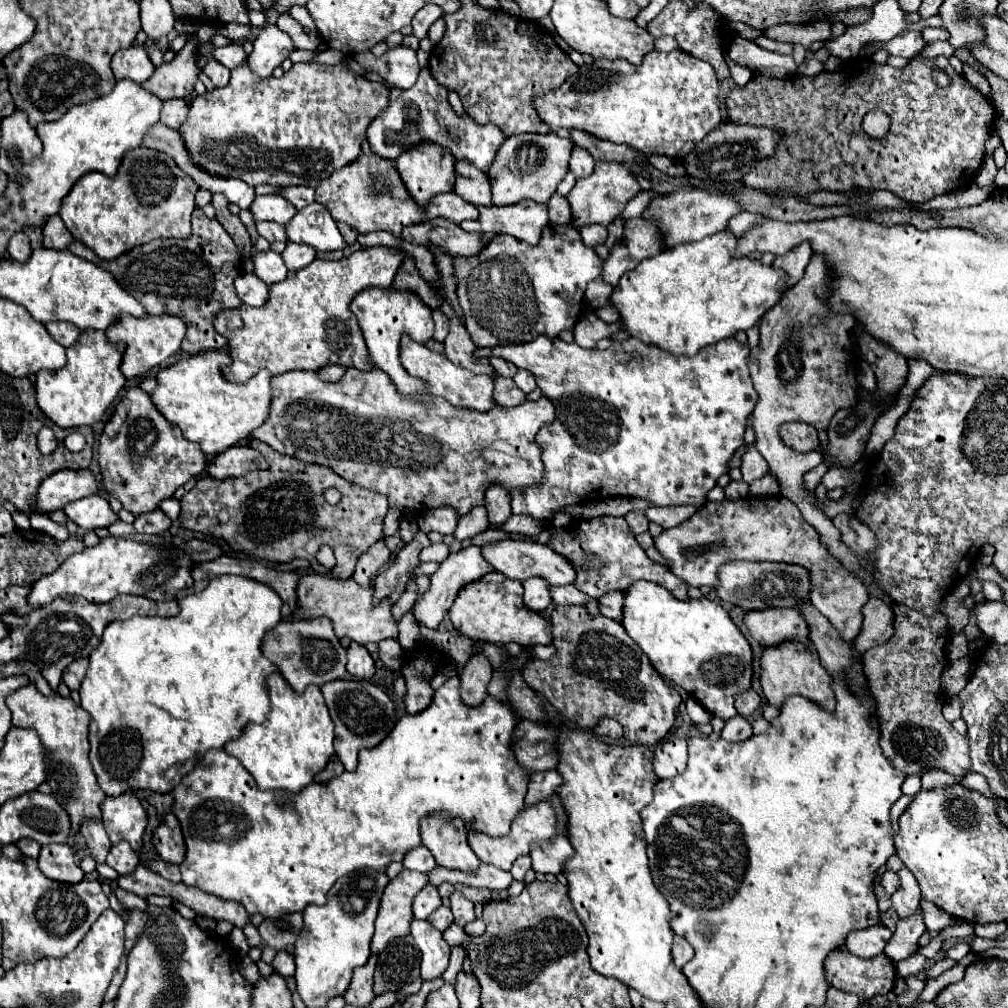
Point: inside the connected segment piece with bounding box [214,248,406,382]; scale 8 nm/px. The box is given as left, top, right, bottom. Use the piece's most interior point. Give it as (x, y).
(307, 323)

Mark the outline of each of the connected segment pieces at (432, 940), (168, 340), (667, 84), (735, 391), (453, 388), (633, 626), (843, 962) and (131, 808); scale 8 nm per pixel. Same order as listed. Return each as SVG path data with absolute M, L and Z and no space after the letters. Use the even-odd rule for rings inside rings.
M412 920L412 938L416 946L422 950L422 978L432 980L442 976L442 972L448 968L450 958L450 946L442 938L442 932L432 928L428 920Z
M120 316L120 320L106 330L106 336L112 343L126 342L126 352L120 368L128 380L146 374L150 368L162 364L166 358L176 354L180 350L184 334L186 334L186 324L176 316L144 316L144 318Z
M678 48L672 52L648 52L648 56L644 56L642 64L638 66L622 58L600 58L592 64L582 64L578 72L572 74L560 88L536 98L534 104L540 118L550 126L550 130L578 128L602 140L610 140L616 144L626 142L628 146L638 148L646 156L662 154L670 158L684 158L708 132L716 130L716 126L724 122L718 92L720 86L716 70L708 62L692 58Z
M538 336L532 342L526 344L514 344L514 346L494 346L494 348L476 348L474 352L476 358L482 356L500 356L508 362L512 362L518 368L526 368L534 374L538 388L544 392L544 396L548 396L554 406L556 406L556 420L554 424L544 426L538 436L536 442L542 446L542 460L544 460L544 482L536 488L514 488L512 490L512 514L528 514L532 518L550 518L560 506L568 506L568 504L580 504L584 500L600 500L600 496L622 496L622 498L642 498L648 500L654 506L696 506L702 508L706 504L706 496L708 492L716 486L716 480L722 474L728 474L728 462L732 458L732 454L736 452L736 448L740 448L744 444L744 430L748 424L748 418L756 406L756 390L752 386L750 380L750 372L748 372L748 356L750 350L746 344L740 344L736 338L726 338L720 340L712 346L702 348L696 356L674 356L670 352L664 352L662 348L654 346L654 344L644 344L642 340L636 338L628 338L624 342L614 342L610 348L606 350L598 350L598 348L582 348L576 342L566 344L562 340L552 340L548 336Z
M402 336L400 362L408 370L410 376L418 376L418 378L422 378L422 380L426 380L430 384L432 396L442 396L442 398L446 398L450 404L454 404L458 408L476 408L476 410L484 412L484 410L496 406L496 402L494 402L494 380L492 380L492 376L474 374L472 370L466 370L462 366L456 366L444 354L432 352L430 348L426 348L420 342L410 340L408 336Z
M636 582L624 594L624 618L622 626L626 628L628 636L646 652L652 666L678 686L682 686L696 702L700 702L712 716L722 720L730 720L736 716L734 696L742 690L750 690L752 686L752 648L750 642L744 638L740 628L734 624L730 614L718 604L708 598L702 600L676 600L666 588L652 584L652 582Z
M832 950L824 960L824 970L826 970L826 982L830 986L834 986L838 990L844 990L844 992L852 992L862 1002L866 1002L866 1000L870 1000L878 994L892 992L896 976L898 976L895 963L888 960L888 956L880 954L880 956L874 956L874 958L866 960L866 958L850 954L848 950Z
M126 792L116 798L106 798L100 808L104 828L112 844L126 840L132 848L136 848L136 852L140 852L144 828L148 824L148 814L142 808L140 800L134 794Z

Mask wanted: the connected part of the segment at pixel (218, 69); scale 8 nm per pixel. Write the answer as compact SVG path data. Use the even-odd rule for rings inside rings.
M210 60L210 62L204 66L204 74L214 82L216 88L226 86L228 80L230 80L230 70L224 68L224 66L222 66L220 62L216 62L216 60Z

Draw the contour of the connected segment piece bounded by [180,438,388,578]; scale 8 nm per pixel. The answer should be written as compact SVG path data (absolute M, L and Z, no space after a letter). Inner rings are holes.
M252 438L250 446L258 448L258 452L268 460L268 470L250 472L238 478L224 478L224 480L216 480L212 476L198 478L196 486L180 500L182 502L182 514L180 514L182 528L204 532L216 538L224 538L234 550L252 554L256 558L266 558L272 562L290 562L296 558L304 558L312 564L314 572L320 572L320 574L326 574L328 570L316 560L316 552L320 546L330 546L336 554L336 566L332 568L332 576L350 578L354 574L356 560L372 544L384 538L384 516L388 512L388 498L372 490L360 488L358 484L352 484L350 480L342 480L342 476L332 472L332 468L324 468L320 464L304 464L302 460L296 460L294 456L284 456L256 438ZM328 488L336 488L342 494L336 506L328 504L324 498L324 490Z

